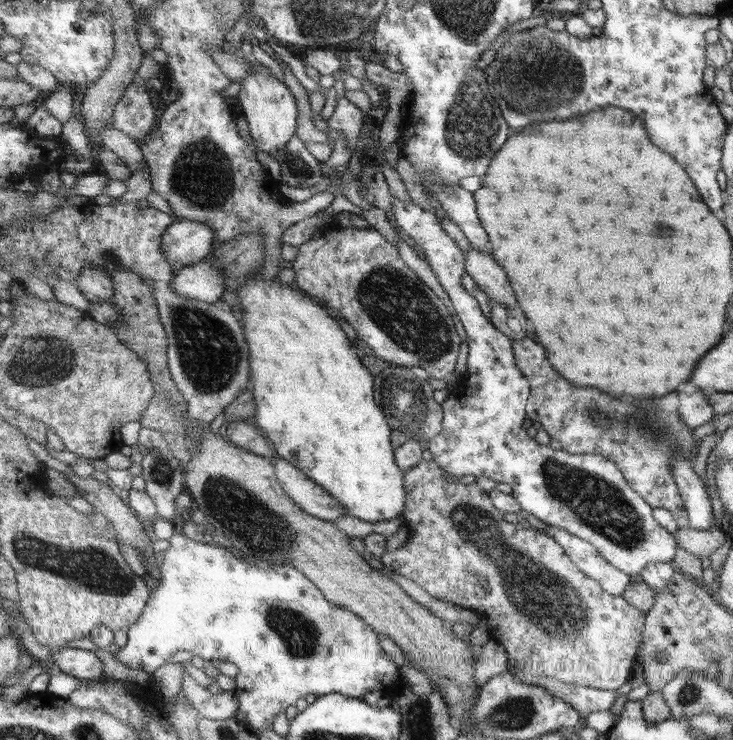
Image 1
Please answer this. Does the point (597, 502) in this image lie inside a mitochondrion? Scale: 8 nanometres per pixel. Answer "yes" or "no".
yes

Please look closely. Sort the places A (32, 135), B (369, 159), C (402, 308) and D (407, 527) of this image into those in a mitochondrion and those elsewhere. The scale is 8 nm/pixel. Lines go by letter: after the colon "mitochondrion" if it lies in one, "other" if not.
A: other
B: other
C: mitochondrion
D: other

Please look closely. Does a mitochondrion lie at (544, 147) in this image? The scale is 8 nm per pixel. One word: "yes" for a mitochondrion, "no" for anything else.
no

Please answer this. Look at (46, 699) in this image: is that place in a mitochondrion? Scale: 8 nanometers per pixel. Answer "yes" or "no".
no

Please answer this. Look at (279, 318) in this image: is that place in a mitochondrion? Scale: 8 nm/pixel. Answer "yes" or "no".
no

